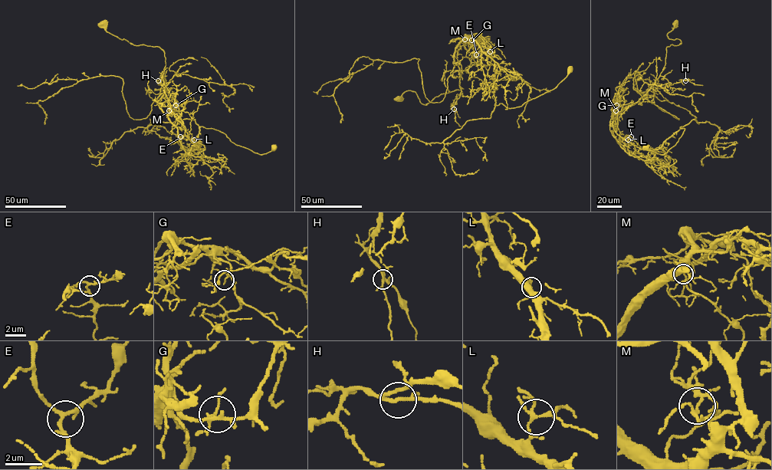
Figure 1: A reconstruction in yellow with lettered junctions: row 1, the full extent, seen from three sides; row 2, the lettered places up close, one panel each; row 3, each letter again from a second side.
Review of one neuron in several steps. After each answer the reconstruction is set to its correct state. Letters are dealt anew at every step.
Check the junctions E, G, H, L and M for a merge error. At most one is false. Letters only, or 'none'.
M

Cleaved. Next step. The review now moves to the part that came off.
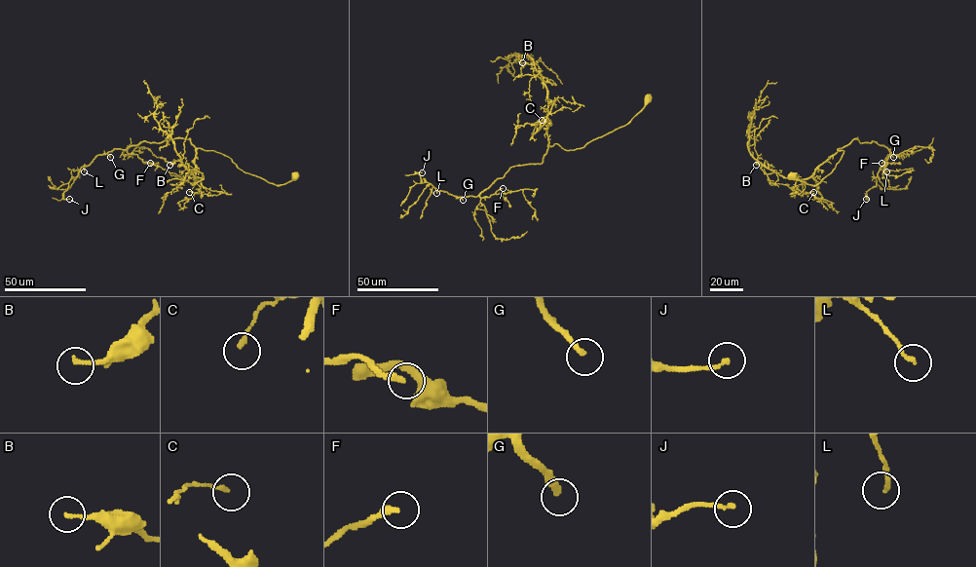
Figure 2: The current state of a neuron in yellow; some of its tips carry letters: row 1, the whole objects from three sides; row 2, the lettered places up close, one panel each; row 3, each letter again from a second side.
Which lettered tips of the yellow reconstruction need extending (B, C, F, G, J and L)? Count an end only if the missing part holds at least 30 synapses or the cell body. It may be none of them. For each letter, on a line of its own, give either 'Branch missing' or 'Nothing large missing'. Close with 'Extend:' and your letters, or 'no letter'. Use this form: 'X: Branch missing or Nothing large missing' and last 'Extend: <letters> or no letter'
B: Nothing large missing
C: Nothing large missing
F: Branch missing
G: Branch missing
J: Nothing large missing
L: Nothing large missing
Extend: F, G

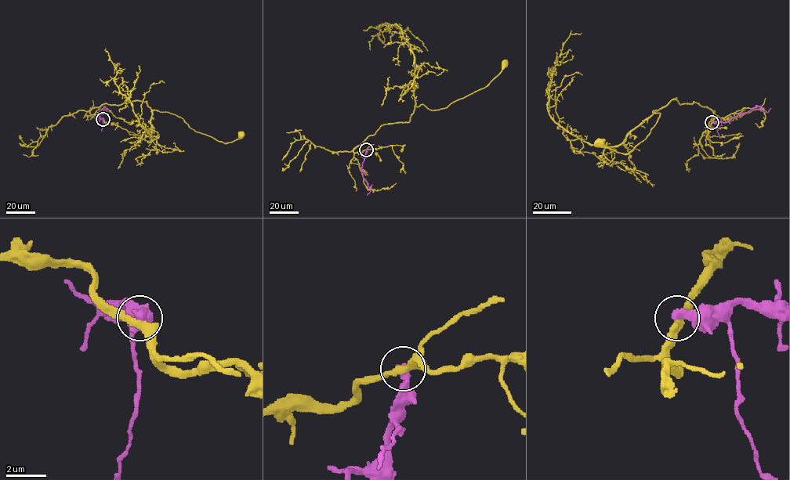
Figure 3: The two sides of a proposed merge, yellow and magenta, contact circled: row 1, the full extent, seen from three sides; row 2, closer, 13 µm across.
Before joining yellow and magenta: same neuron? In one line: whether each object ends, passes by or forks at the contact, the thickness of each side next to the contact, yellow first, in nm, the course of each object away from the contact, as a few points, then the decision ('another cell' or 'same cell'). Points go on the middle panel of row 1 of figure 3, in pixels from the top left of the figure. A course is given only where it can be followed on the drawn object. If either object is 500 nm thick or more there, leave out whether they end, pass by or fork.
yellow passes by | magenta ends | 360/400 nm | yellow via (366, 149), (353, 151), (382, 125), (410, 120), (415, 106), (443, 109), (483, 88), (504, 64) | magenta via (366, 149), (361, 169), (370, 188), (367, 195) | another cell

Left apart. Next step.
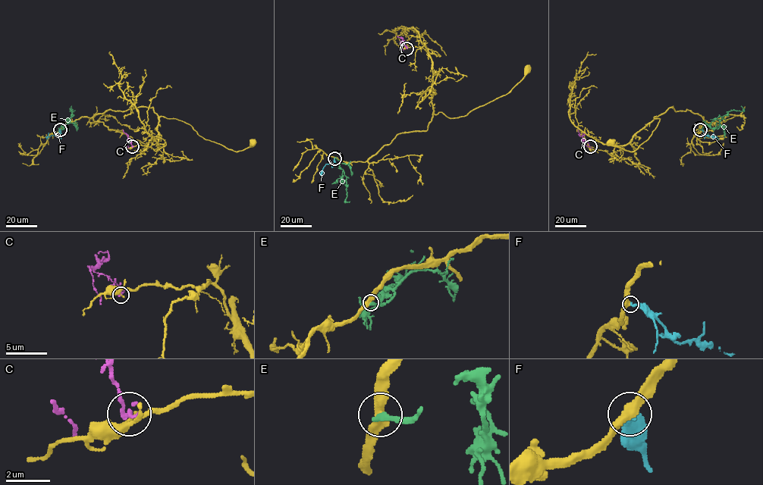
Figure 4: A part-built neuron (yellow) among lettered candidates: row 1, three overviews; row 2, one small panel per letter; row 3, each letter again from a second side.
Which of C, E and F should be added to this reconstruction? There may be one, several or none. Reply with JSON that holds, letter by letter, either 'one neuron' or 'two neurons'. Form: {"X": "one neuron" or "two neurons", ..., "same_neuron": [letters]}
{"C": "two neurons", "E": "two neurons", "F": "one neuron", "same_neuron": ["F"]}

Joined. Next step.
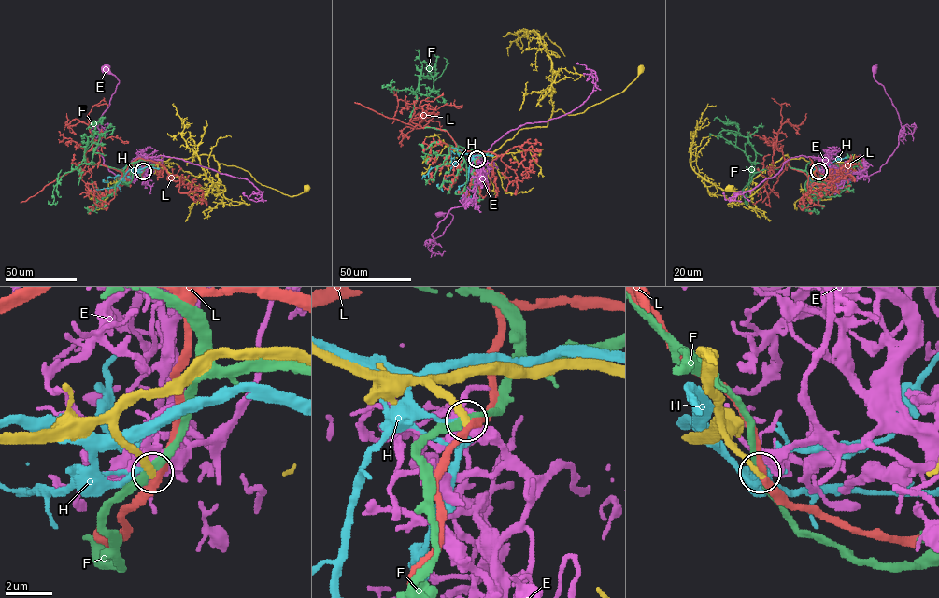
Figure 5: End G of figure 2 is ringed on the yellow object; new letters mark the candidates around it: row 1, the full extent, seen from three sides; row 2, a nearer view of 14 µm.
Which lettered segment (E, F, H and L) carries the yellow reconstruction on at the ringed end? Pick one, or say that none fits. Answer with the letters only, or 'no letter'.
no letter

